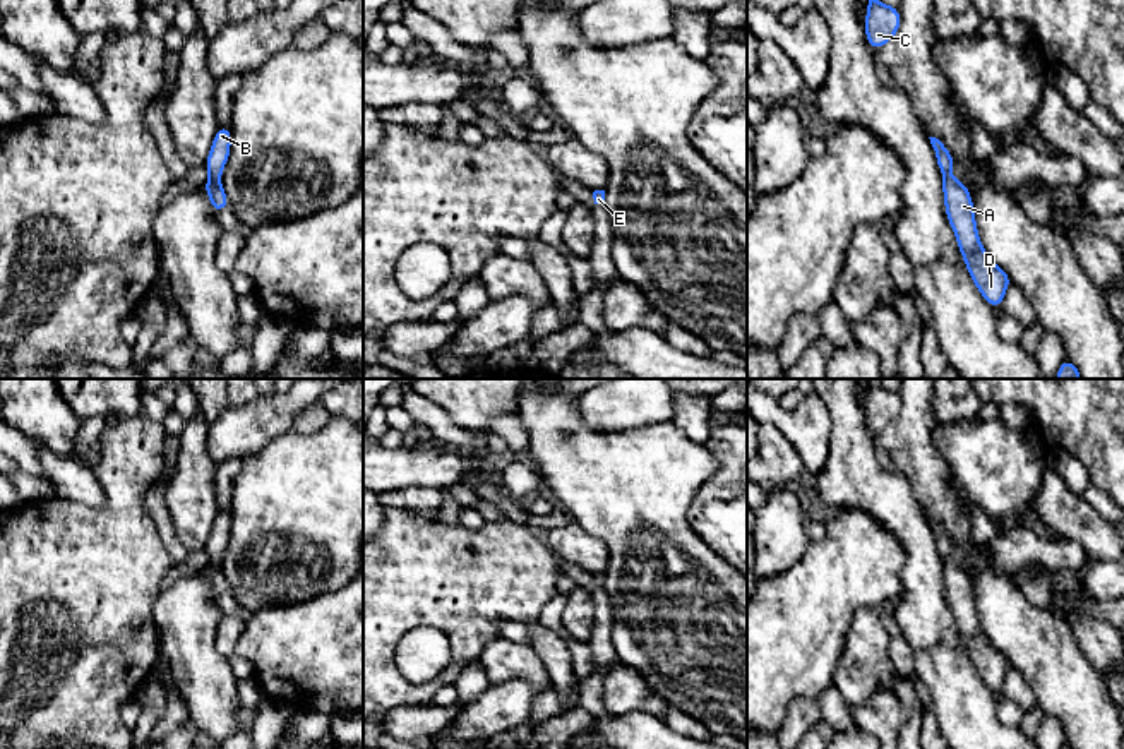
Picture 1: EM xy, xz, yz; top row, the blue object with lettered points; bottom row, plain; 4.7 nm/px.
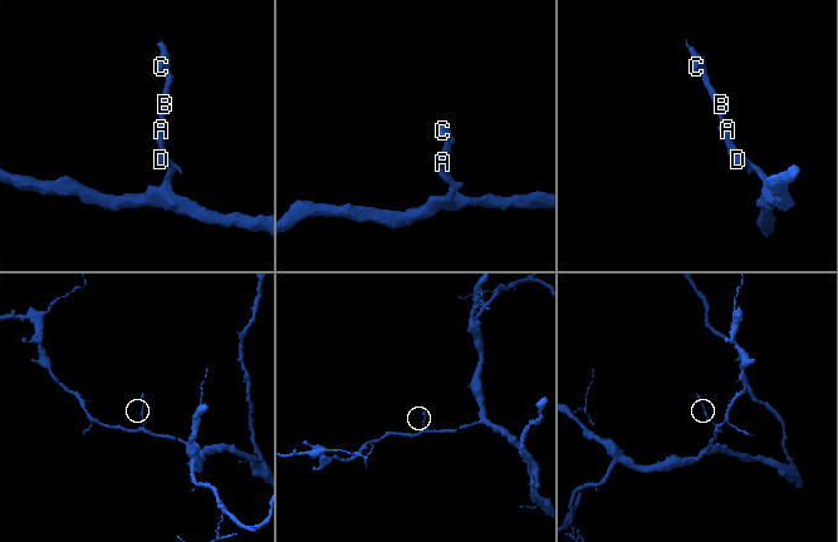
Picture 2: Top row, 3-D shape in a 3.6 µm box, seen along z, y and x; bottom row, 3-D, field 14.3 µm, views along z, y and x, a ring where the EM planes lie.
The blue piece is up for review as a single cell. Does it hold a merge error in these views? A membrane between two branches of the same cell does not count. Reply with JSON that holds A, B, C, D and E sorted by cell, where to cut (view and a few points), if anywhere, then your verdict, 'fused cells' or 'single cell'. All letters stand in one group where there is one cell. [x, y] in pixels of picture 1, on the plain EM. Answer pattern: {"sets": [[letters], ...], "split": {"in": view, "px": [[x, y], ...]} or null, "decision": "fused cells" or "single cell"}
{"sets": [["A", "B", "C", "D", "E"]], "split": null, "decision": "single cell"}

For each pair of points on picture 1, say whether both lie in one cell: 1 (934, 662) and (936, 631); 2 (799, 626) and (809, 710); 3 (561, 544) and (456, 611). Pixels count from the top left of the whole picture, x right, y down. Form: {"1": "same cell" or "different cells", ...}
{"1": "same cell", "2": "different cells", "3": "different cells"}

